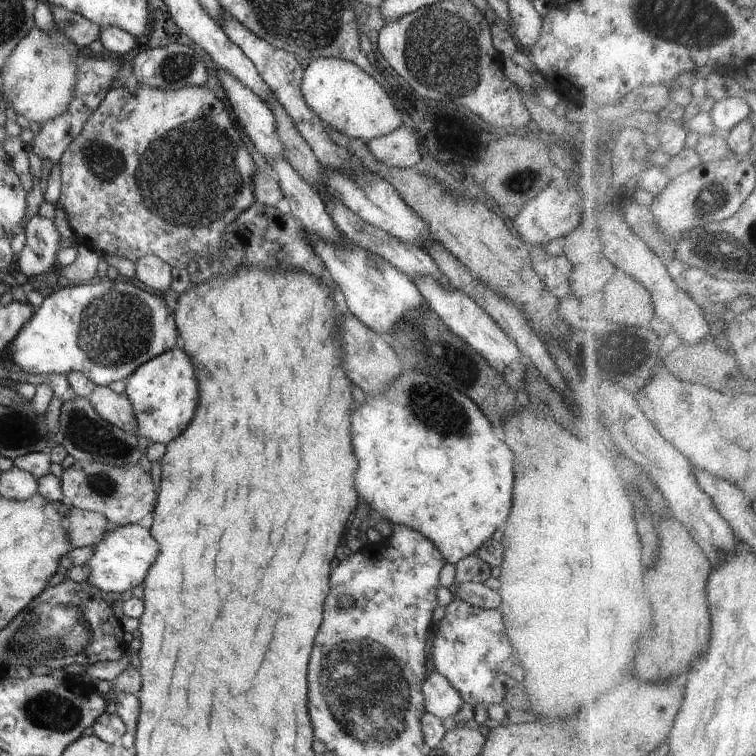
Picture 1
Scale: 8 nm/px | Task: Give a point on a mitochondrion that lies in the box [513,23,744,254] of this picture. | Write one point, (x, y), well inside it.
(713, 198)

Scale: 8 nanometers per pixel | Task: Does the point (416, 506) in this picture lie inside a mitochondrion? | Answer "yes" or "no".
no

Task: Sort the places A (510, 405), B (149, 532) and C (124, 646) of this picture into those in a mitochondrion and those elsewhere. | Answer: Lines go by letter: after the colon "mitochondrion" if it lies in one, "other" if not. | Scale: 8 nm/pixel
A: other
B: other
C: other

